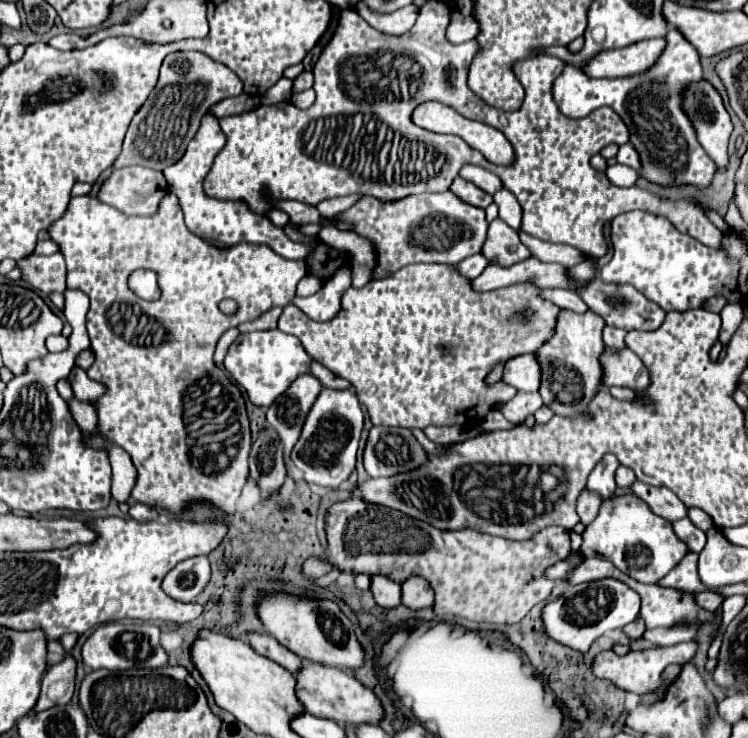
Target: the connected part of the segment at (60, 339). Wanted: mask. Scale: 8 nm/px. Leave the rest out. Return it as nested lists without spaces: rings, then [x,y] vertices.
[[[48,336],[46,338],[48,352],[62,352],[62,350],[66,350],[66,346],[68,346],[68,340],[64,336]]]

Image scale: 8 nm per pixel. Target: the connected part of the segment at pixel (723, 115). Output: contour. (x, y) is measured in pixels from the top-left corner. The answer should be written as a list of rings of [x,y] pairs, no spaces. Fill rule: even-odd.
[[[702,80],[698,86],[690,86],[690,90],[686,90],[684,110],[690,114],[698,142],[708,156],[716,162],[716,166],[728,168],[728,138],[732,122],[720,94],[708,80]]]

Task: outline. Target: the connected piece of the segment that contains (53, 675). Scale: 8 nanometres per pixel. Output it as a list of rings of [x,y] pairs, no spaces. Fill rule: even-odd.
[[[66,656],[62,662],[54,664],[42,678],[42,692],[36,706],[32,708],[32,714],[70,702],[74,694],[74,674],[76,662],[72,656]]]

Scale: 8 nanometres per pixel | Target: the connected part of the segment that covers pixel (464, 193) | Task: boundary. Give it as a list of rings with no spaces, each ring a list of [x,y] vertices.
[[[456,178],[450,186],[450,190],[462,200],[468,202],[476,208],[486,208],[488,204],[492,204],[492,194],[486,194],[484,190],[480,190],[478,186],[474,186],[472,182],[466,182],[462,178]]]

